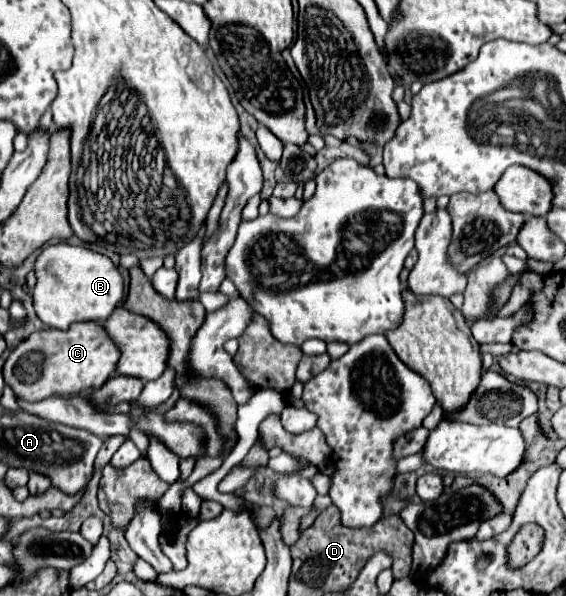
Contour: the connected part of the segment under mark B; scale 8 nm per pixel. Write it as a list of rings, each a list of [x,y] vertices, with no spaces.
[[[68,243],[48,245],[34,265],[38,283],[32,291],[34,311],[40,321],[54,329],[68,329],[76,321],[106,321],[124,297],[118,267],[104,255]]]

